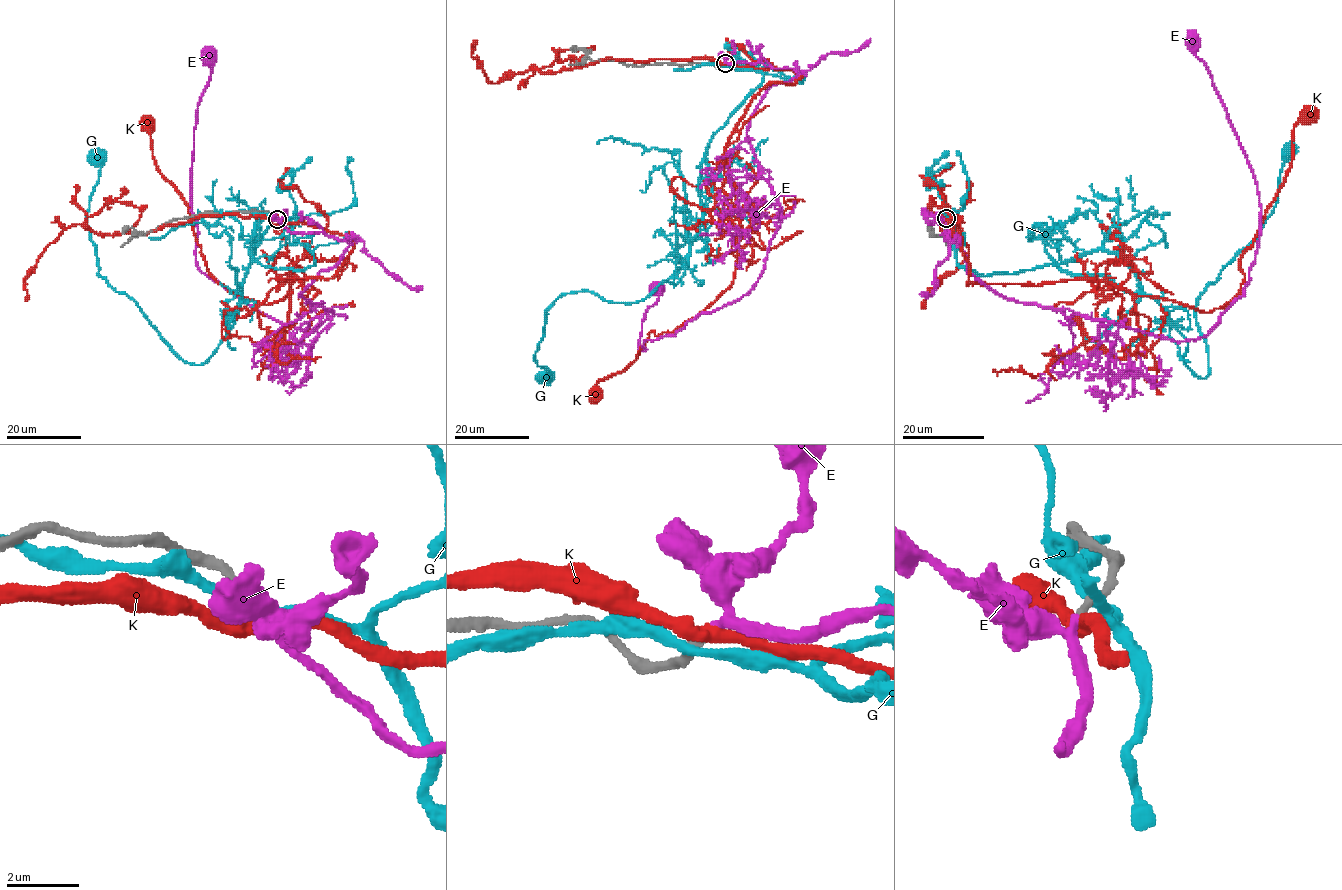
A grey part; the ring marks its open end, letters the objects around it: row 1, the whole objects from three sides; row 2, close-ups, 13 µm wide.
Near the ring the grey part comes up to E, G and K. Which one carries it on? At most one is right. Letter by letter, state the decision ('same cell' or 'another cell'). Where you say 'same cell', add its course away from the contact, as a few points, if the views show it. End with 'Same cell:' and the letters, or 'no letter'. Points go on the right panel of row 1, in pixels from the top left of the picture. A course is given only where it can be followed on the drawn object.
E: same cell | via (946, 219), (967, 271), (1006, 297), (1176, 340), (1205, 336), (1249, 281), (1260, 212), (1256, 181), (1194, 40)
G: another cell
K: another cell
Same cell: E

